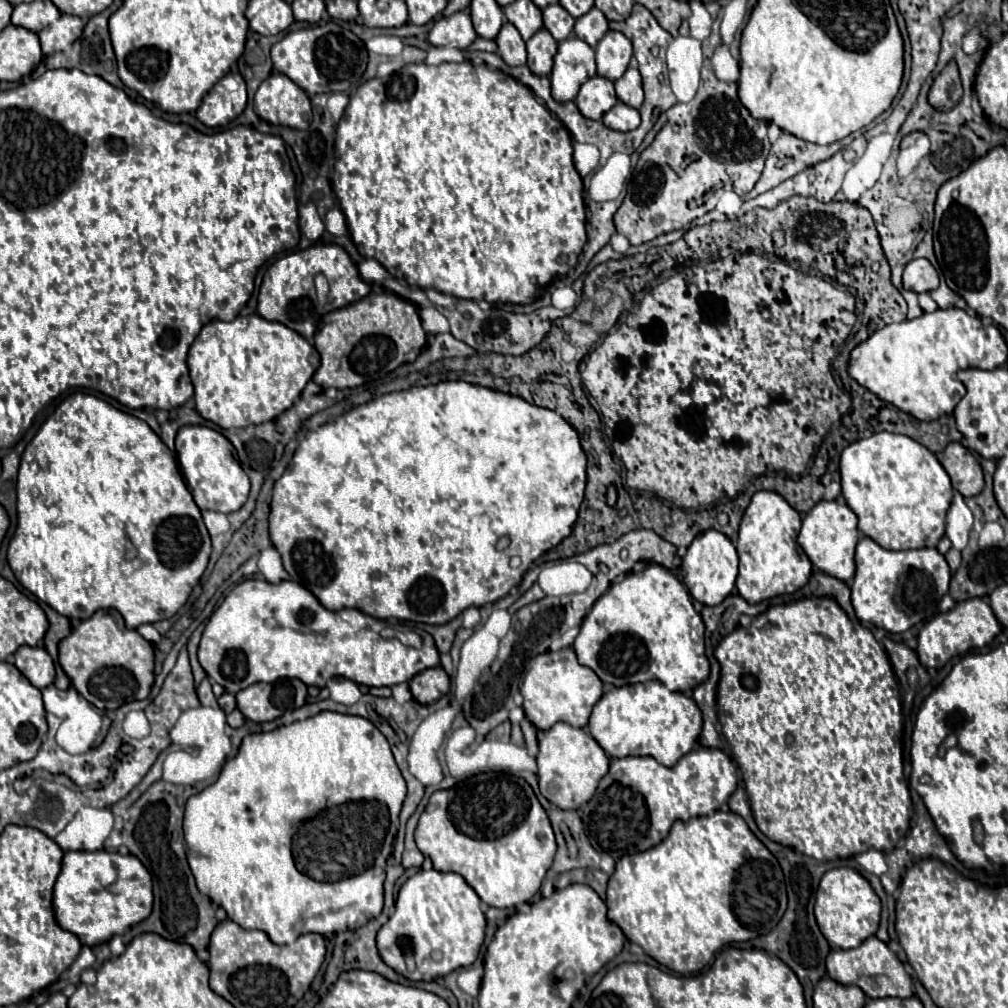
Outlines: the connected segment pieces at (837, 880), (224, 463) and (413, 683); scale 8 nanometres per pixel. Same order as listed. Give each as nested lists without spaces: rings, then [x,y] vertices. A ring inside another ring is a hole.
[[[839,867],[831,869],[823,875],[819,889],[817,889],[817,903],[815,903],[815,919],[825,935],[825,939],[831,943],[831,947],[839,949],[853,949],[861,945],[867,937],[875,935],[879,927],[879,913],[881,913],[881,901],[871,889],[869,881],[861,877],[851,867]]]
[[[185,425],[177,431],[175,451],[177,451],[181,473],[199,509],[233,513],[243,507],[249,495],[249,477],[241,469],[235,457],[235,449],[223,433],[209,427],[201,427],[201,425]]]
[[[433,667],[433,669],[425,669],[421,673],[417,673],[411,681],[409,681],[409,689],[413,693],[413,699],[417,703],[433,703],[439,697],[449,693],[449,675],[441,669],[441,667]]]

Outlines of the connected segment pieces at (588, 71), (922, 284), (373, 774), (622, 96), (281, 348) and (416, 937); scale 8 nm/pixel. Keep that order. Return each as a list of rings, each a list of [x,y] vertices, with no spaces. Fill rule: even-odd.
[[[571,37],[559,43],[553,57],[551,95],[557,103],[573,101],[579,87],[595,77],[595,51],[581,39]]]
[[[913,259],[903,273],[903,287],[907,291],[923,293],[939,287],[939,275],[927,259]]]
[[[321,711],[315,717],[303,719],[303,721],[295,721],[291,725],[283,725],[277,727],[275,731],[269,733],[253,733],[247,735],[239,747],[239,753],[229,759],[219,775],[219,779],[205,787],[201,793],[191,795],[185,807],[185,819],[183,819],[183,831],[185,831],[185,845],[187,845],[187,861],[191,867],[191,873],[197,881],[197,889],[207,895],[217,907],[223,907],[229,915],[231,921],[235,921],[237,925],[245,927],[245,929],[259,929],[265,931],[269,935],[269,939],[277,945],[285,945],[285,943],[293,943],[299,935],[303,933],[319,933],[319,935],[329,935],[335,931],[343,931],[343,929],[357,929],[363,927],[369,919],[379,917],[381,909],[383,909],[383,881],[385,881],[385,861],[391,855],[393,849],[393,837],[397,833],[399,827],[399,811],[401,805],[405,801],[407,795],[407,787],[405,787],[405,779],[395,763],[395,757],[391,753],[391,747],[387,743],[387,739],[383,737],[383,733],[369,721],[363,719],[359,715],[343,715],[343,713],[335,713],[335,711]],[[313,817],[325,817],[321,829],[327,829],[327,839],[333,845],[341,845],[341,851],[333,851],[331,863],[329,863],[329,875],[325,875],[323,881],[317,881],[309,875],[303,875],[297,871],[295,861],[293,861],[293,853],[291,853],[291,839],[295,835],[295,831],[299,829],[299,825],[307,819]]]
[[[631,65],[621,79],[615,81],[615,91],[619,101],[623,101],[625,105],[631,105],[635,109],[641,107],[643,103],[643,89],[641,89],[641,75],[637,71],[635,65]]]
[[[247,315],[237,317],[229,323],[225,321],[207,323],[189,349],[187,365],[191,373],[191,383],[195,387],[193,399],[197,413],[203,419],[213,421],[221,429],[231,429],[271,421],[273,417],[279,417],[285,409],[289,409],[293,401],[301,395],[307,381],[317,371],[319,353],[311,343],[307,343],[305,337],[293,333],[293,329],[277,321],[267,321],[261,315]]]
[[[435,869],[419,871],[403,883],[395,905],[395,915],[389,917],[389,921],[377,933],[377,949],[385,965],[409,981],[435,981],[437,977],[445,977],[459,967],[469,967],[475,963],[485,939],[485,915],[481,911],[477,893],[465,883],[461,875],[441,873]]]

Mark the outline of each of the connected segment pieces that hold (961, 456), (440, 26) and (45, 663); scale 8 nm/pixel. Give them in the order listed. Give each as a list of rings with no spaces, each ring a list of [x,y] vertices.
[[[949,443],[945,447],[945,451],[941,453],[941,465],[949,473],[953,489],[957,489],[963,497],[981,493],[985,485],[981,465],[961,443]]]
[[[467,11],[441,17],[427,33],[427,41],[433,47],[447,47],[449,43],[455,43],[459,49],[467,49],[475,39],[477,39],[477,33],[473,29],[473,23]]]
[[[23,645],[15,653],[15,667],[37,687],[43,689],[55,679],[55,665],[51,655],[41,647]]]

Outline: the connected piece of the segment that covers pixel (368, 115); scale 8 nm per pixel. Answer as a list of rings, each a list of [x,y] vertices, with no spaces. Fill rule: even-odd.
[[[469,61],[441,65],[415,63],[405,65],[387,79],[375,77],[363,83],[351,97],[345,115],[337,123],[335,167],[333,191],[345,215],[357,251],[363,257],[377,259],[395,279],[403,279],[409,285],[421,289],[437,289],[457,299],[483,299],[489,303],[503,301],[527,305],[539,299],[539,295],[549,287],[551,281],[567,275],[569,269],[575,267],[587,241],[583,183],[573,165],[573,145],[569,131],[545,109],[545,105],[537,101],[535,93],[529,87],[521,85],[513,77],[503,75],[501,71],[489,69],[487,65],[475,67]]]

